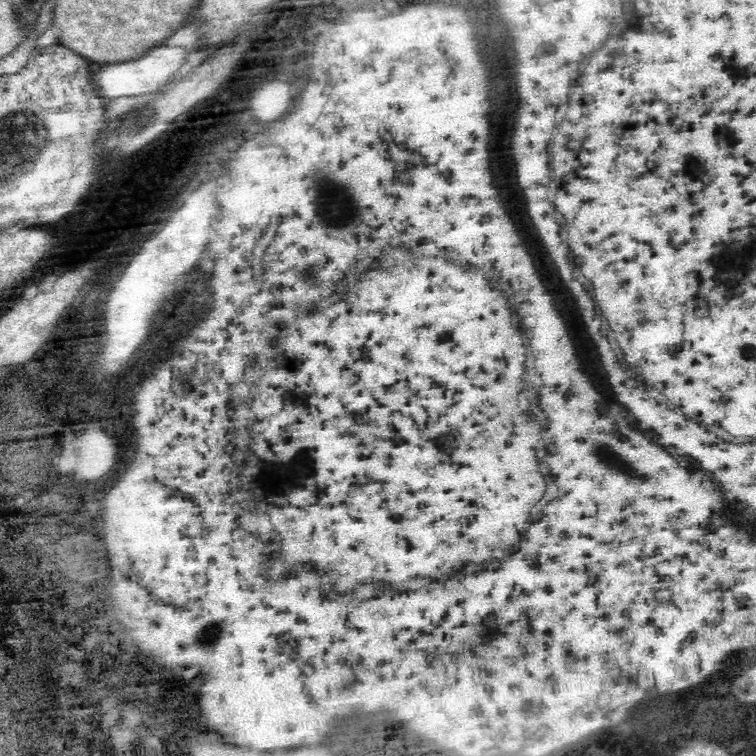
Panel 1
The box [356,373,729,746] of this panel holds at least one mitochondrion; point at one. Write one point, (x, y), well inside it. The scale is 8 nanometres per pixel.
(621, 715)

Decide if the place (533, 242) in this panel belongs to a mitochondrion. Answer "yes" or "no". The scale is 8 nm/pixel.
no

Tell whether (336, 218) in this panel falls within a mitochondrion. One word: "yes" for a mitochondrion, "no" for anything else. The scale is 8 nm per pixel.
yes

